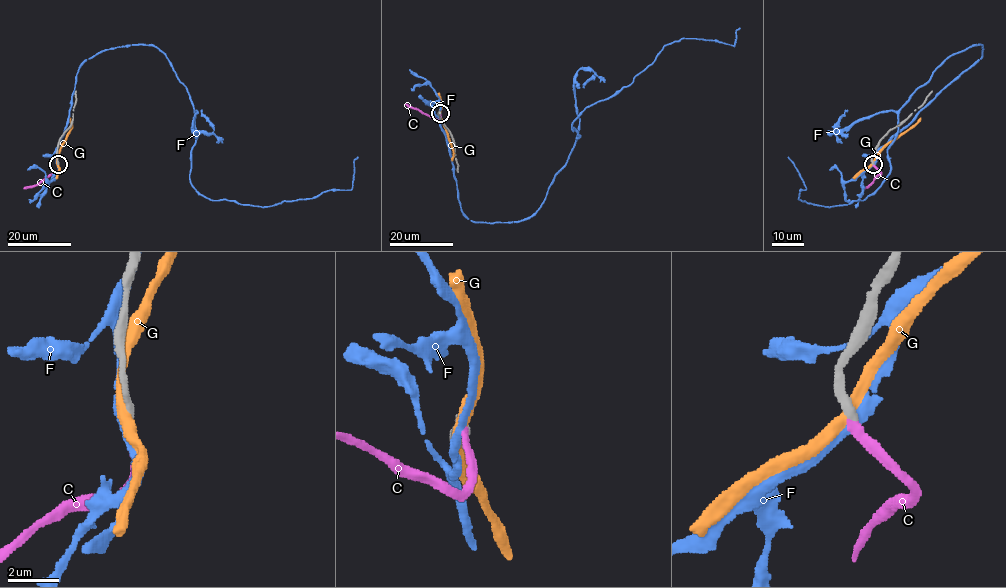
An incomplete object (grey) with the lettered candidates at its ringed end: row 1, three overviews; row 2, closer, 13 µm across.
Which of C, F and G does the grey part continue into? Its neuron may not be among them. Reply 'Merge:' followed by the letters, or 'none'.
Merge: C

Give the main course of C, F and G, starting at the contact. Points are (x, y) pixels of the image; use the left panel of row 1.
C: (58, 164), (56, 173), (23, 188)
F: (58, 164), (79, 66), (140, 44), (186, 88), (205, 197), (267, 207), (348, 190), (358, 157)
G: (58, 163), (57, 153), (70, 129), (70, 118)

